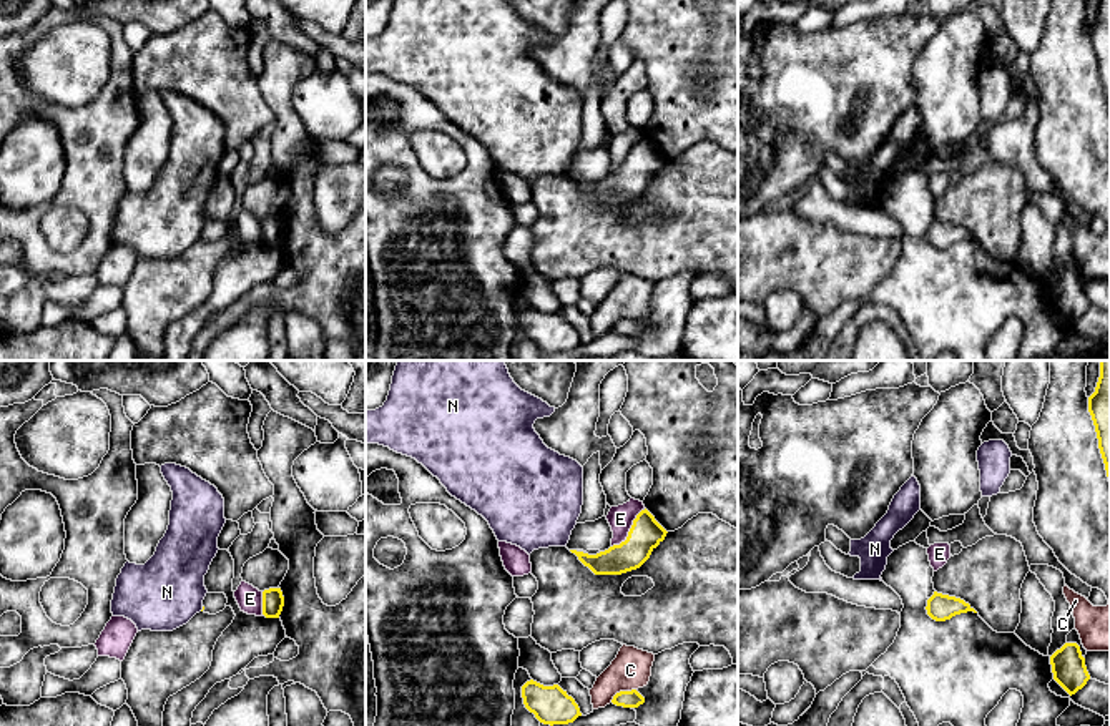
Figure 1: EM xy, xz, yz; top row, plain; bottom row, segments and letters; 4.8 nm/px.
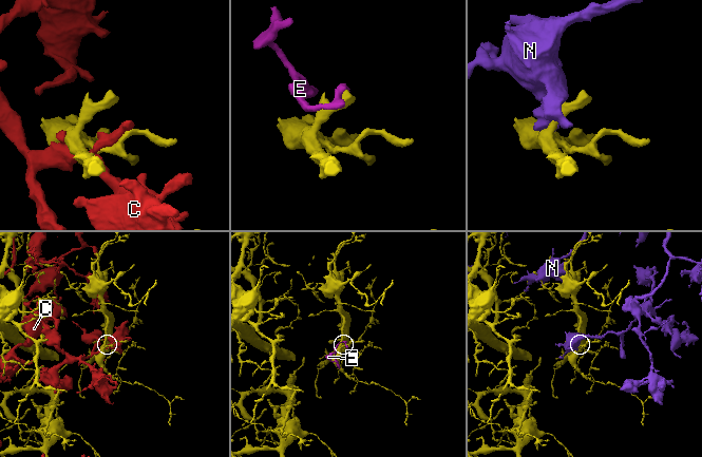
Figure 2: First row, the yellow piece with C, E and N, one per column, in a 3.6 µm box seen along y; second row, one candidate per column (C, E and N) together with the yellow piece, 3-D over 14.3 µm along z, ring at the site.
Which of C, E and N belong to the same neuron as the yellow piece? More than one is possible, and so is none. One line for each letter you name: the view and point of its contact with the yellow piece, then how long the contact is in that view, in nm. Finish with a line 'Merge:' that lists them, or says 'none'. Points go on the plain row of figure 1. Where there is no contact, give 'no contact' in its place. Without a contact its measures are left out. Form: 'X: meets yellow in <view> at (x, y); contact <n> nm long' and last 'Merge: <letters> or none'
Merge: none

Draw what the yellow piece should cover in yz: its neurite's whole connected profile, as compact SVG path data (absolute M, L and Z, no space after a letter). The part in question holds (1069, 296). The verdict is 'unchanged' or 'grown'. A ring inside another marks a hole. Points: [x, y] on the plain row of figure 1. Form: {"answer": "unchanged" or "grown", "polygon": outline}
{"answer": "unchanged", "polygon": "M1065 271L1050 284L1054 307L1072 324L1082 317L1090 302L1085 294L1080 274L1077 271Z"}

